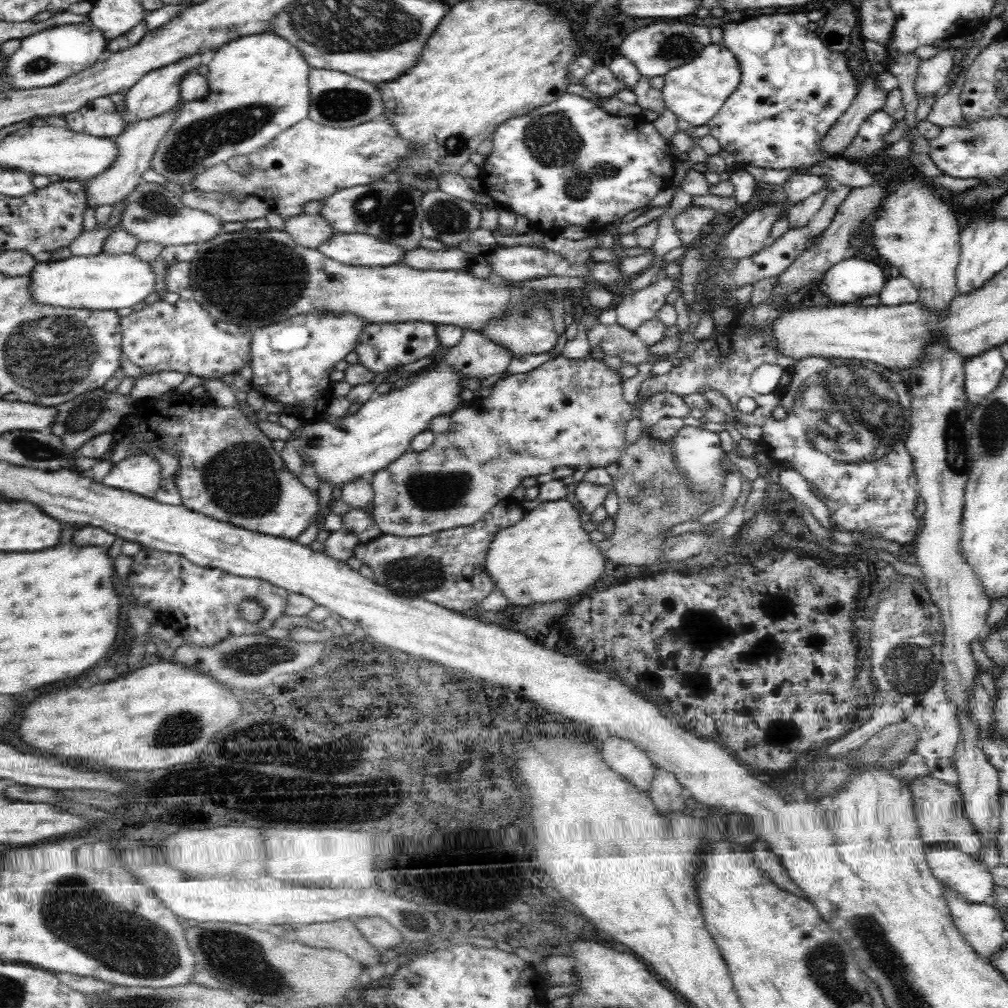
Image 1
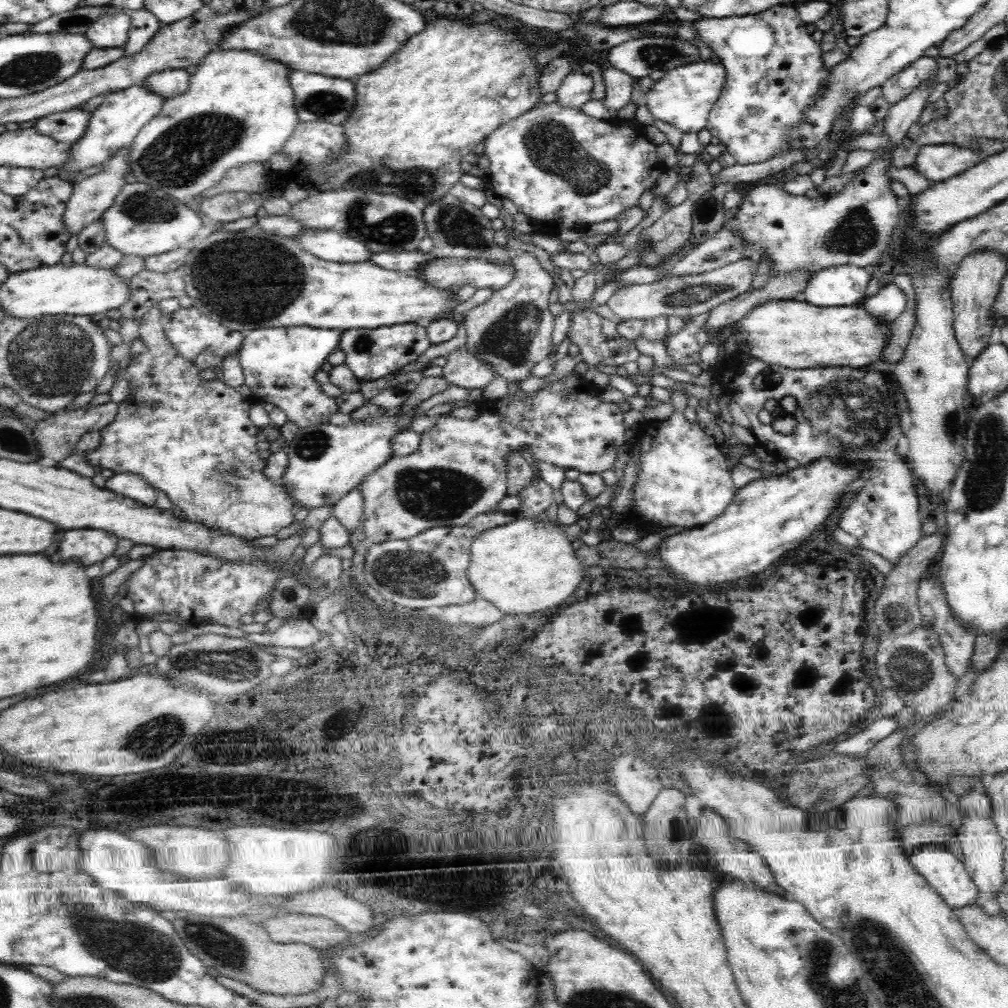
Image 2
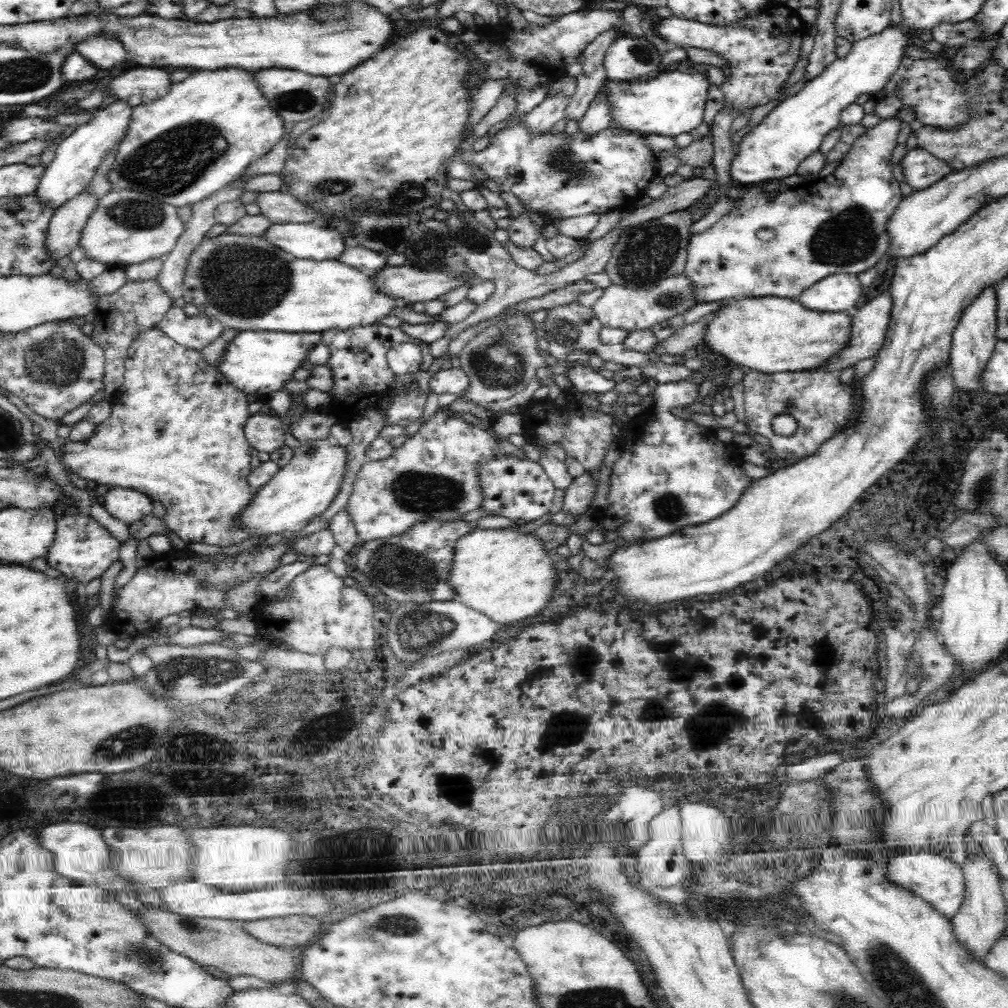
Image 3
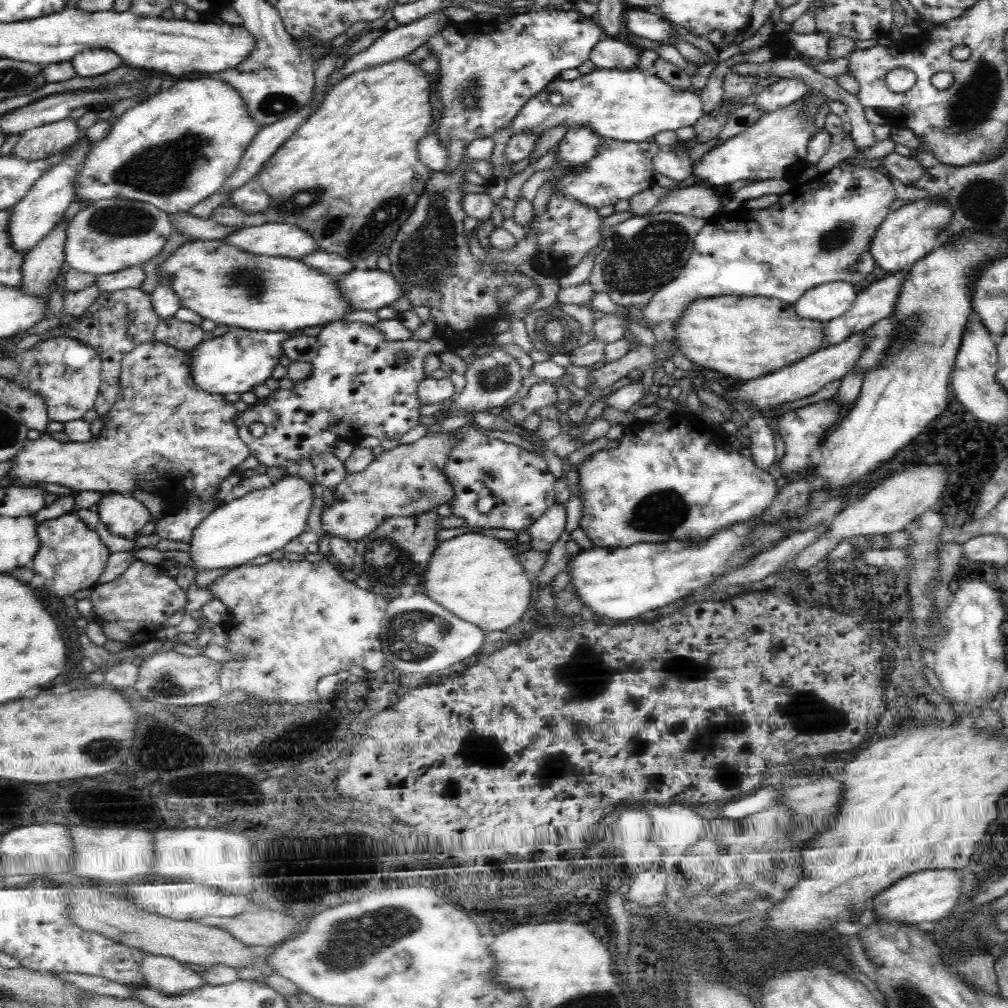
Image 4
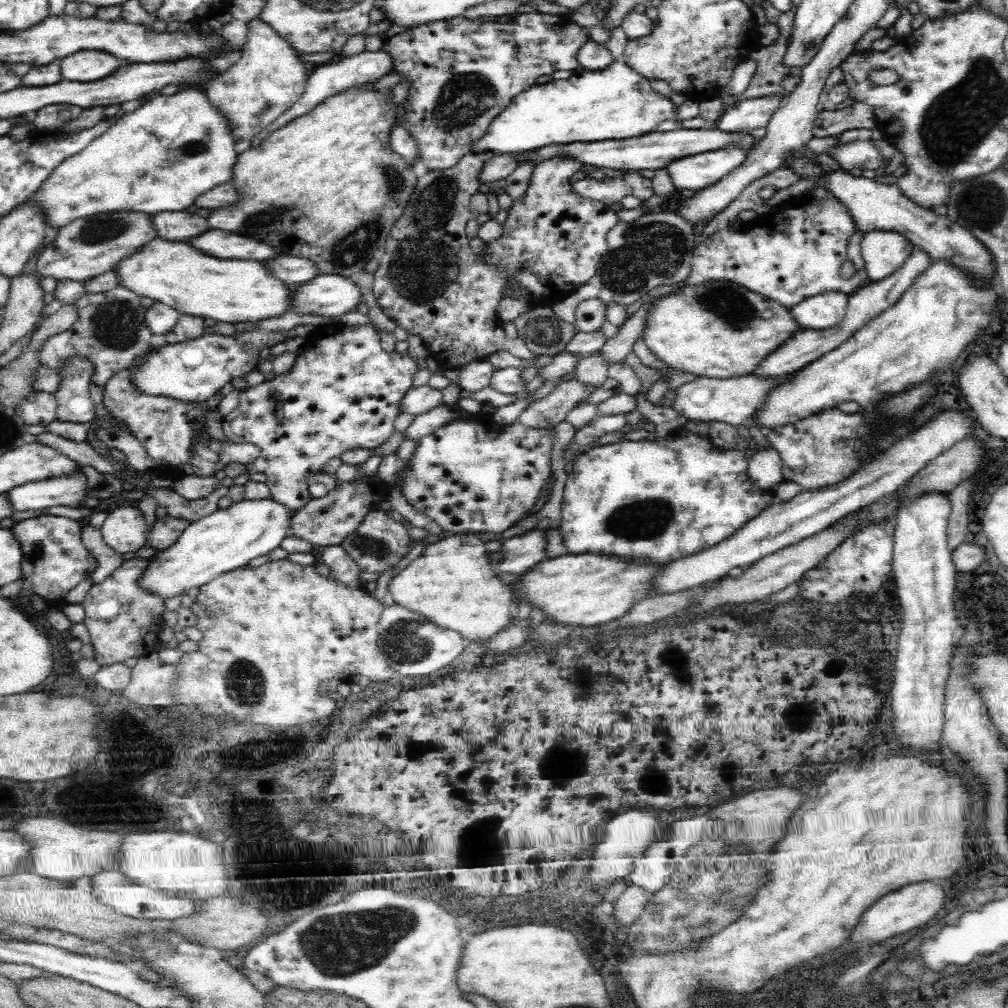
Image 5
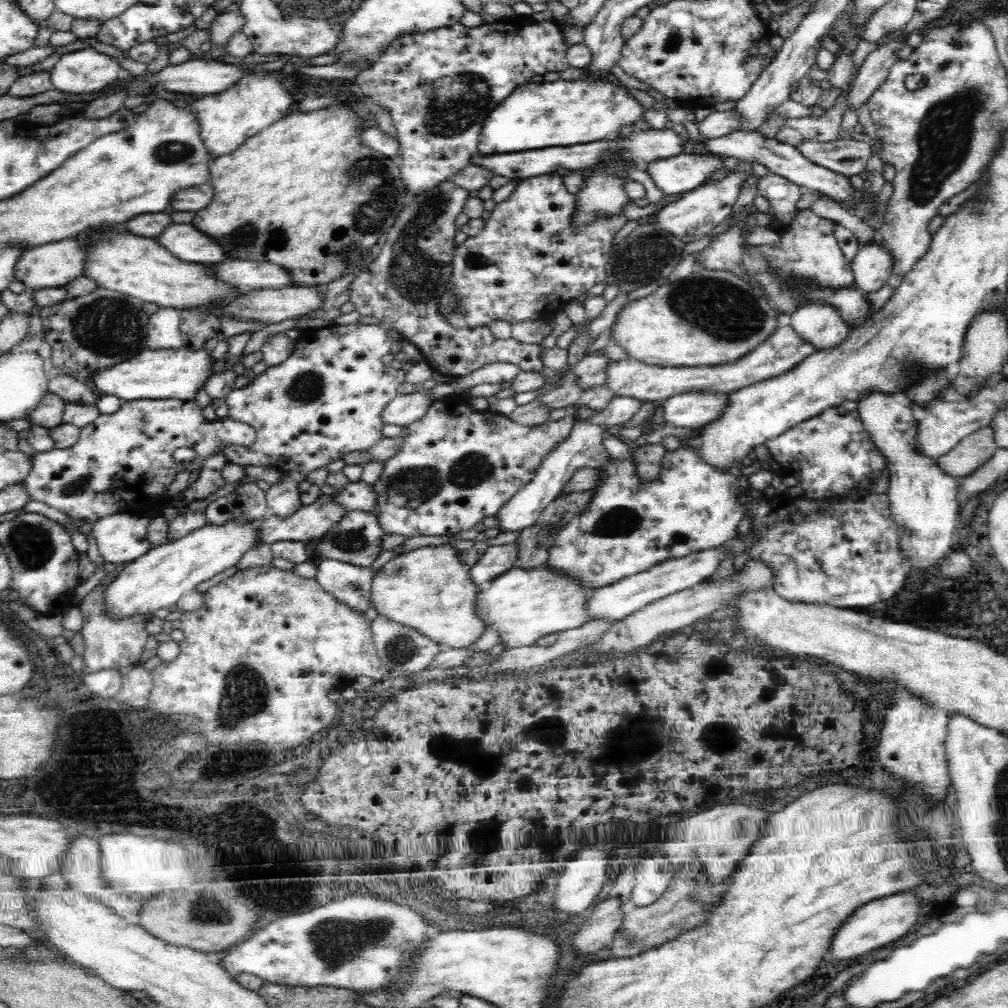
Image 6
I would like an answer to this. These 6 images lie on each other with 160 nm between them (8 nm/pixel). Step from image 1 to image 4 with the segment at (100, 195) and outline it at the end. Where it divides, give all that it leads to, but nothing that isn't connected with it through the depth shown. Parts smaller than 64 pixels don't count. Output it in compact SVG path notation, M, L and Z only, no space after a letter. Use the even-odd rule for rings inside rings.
M67 223L57 225L23 257L19 289L33 297L45 297L49 286L59 276L64 262L64 240Z

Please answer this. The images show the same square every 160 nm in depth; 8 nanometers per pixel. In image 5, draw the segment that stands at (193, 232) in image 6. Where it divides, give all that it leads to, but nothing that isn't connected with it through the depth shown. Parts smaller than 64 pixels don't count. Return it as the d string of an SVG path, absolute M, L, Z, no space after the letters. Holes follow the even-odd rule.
M210 228L206 232L187 238L184 243L191 245L192 248L200 249L200 252L208 256L221 257L224 260L264 261L278 255L275 249L265 241Z

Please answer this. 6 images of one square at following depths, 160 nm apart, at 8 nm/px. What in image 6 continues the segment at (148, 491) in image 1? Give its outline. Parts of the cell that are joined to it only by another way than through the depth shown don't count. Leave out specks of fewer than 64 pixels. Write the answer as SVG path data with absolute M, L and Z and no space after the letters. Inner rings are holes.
M116 513L93 524L91 542L98 546L105 563L111 562L120 569L151 550L148 527L149 516Z

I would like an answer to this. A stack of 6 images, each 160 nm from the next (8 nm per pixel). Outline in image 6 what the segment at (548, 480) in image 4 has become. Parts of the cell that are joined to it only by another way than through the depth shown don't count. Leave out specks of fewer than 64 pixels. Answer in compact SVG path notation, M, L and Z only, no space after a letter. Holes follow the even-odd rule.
M452 399L433 401L426 415L402 428L400 448L384 461L380 476L370 484L375 502L369 511L376 515L384 534L399 534L405 539L414 536L446 536L460 530L470 530L484 516L498 514L503 504L532 480L542 458L554 448L558 440L570 434L575 421L571 415L546 426L528 428L489 409L476 411L472 406Z

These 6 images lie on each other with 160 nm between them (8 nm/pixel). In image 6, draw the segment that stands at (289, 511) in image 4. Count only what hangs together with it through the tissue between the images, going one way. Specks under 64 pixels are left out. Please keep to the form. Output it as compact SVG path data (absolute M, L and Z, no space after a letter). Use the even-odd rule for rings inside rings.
M233 518L220 526L206 523L184 538L152 546L149 552L112 576L112 582L104 588L102 613L110 619L125 619L140 615L148 617L160 608L173 608L182 594L194 590L197 584L214 578L222 570L232 568L240 556L256 544L256 532L259 532L258 525Z

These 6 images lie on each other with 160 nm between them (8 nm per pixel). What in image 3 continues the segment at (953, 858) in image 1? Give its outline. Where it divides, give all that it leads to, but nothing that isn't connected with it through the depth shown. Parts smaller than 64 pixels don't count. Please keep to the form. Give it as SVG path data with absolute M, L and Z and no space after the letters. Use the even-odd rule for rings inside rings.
M920 851L892 857L886 862L886 866L888 867L887 879L893 885L910 889L948 921L959 912L965 894L965 880L961 865L939 857L935 853Z

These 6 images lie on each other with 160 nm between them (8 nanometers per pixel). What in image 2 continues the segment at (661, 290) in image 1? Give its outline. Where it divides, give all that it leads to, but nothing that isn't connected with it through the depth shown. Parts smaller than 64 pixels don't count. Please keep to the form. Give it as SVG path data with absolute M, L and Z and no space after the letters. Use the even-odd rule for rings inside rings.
M720 229L712 238L700 242L687 256L676 262L669 274L700 274L742 258L742 241L730 231Z

